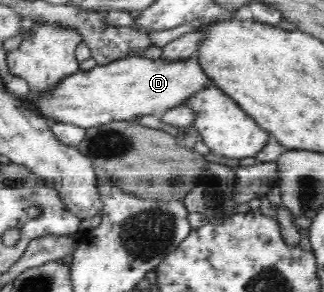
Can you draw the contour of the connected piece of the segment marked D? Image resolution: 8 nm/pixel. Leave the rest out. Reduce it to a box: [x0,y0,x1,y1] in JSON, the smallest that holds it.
[33,56,212,129]

